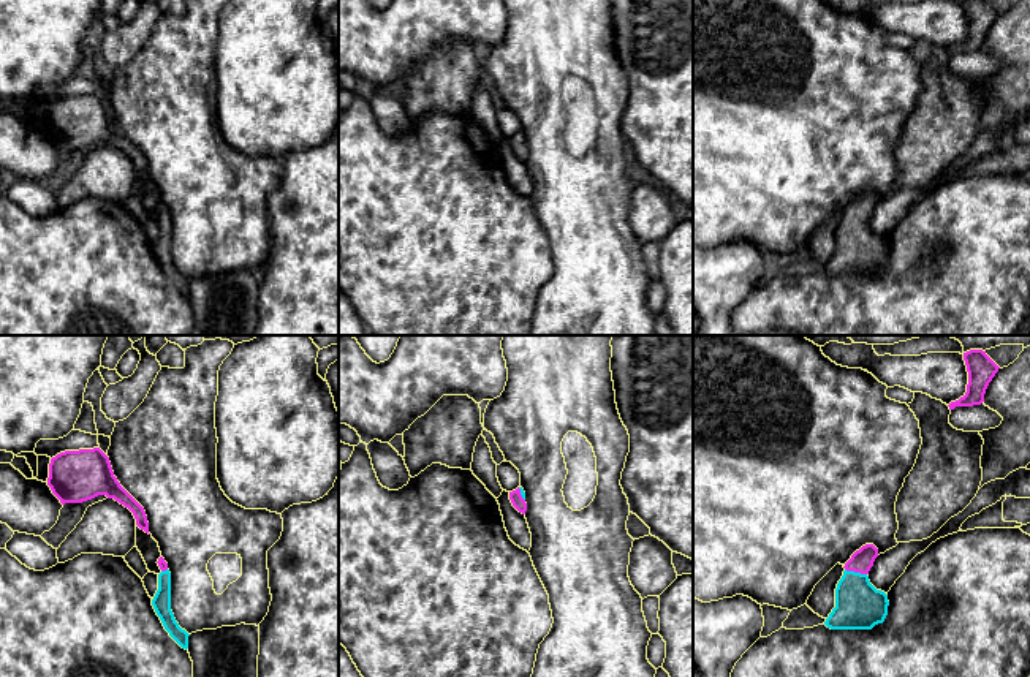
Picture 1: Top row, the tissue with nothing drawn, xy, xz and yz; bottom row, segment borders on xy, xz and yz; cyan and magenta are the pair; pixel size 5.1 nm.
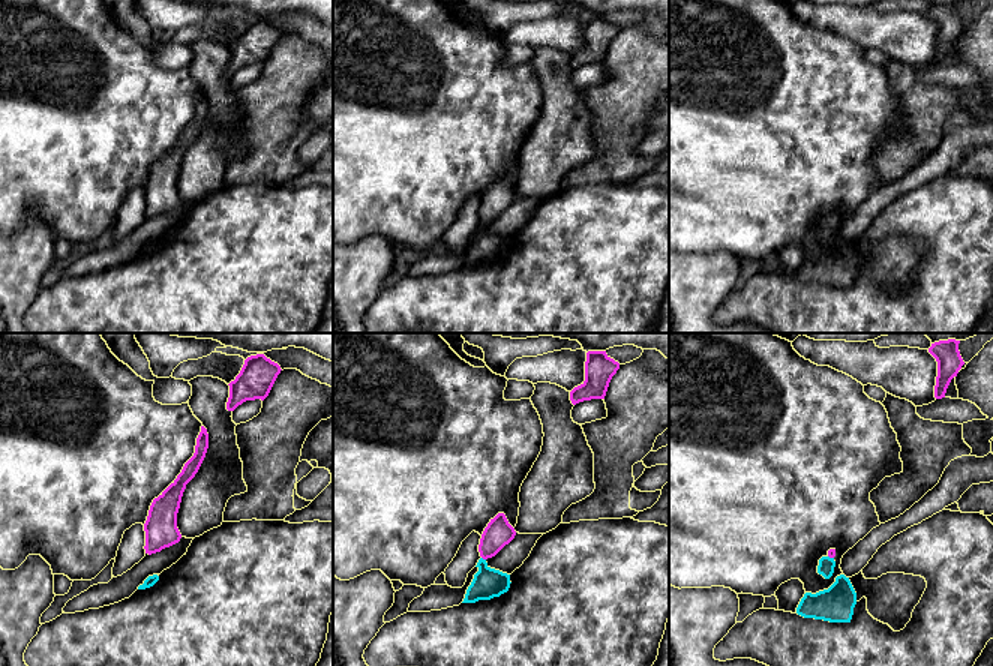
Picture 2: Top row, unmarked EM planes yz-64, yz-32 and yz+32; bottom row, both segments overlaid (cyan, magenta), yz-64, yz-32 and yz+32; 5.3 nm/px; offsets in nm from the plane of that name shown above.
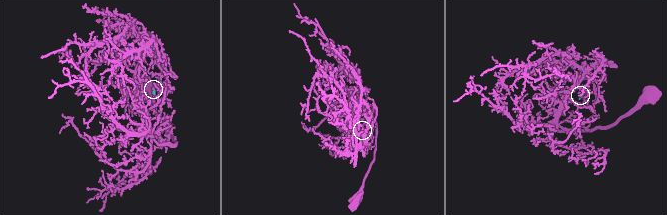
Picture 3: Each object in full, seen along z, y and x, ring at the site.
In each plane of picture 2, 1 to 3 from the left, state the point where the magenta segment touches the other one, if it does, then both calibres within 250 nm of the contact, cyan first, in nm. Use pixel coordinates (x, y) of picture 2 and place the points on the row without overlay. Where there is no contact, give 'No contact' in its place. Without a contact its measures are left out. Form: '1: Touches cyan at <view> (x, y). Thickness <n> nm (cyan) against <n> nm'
1: No contact
2: Touches cyan at yz-32 (482, 222). Thickness 160 nm (cyan) against 150 nm
3: Touches cyan at yz+32 (831, 222). Thickness 90 nm (cyan) against 50 nm

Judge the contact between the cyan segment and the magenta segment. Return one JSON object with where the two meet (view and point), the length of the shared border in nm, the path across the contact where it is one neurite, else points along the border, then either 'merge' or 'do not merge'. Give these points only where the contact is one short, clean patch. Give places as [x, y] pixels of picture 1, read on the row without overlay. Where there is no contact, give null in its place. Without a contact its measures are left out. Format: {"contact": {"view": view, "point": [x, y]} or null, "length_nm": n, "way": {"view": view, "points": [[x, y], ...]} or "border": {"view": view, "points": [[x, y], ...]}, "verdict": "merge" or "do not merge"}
{"contact": {"view": "yz", "point": [856, 219]}, "length_nm": 120, "way": {"view": "yz", "points": [[858, 250], [856, 219], [861, 206]]}, "verdict": "merge"}

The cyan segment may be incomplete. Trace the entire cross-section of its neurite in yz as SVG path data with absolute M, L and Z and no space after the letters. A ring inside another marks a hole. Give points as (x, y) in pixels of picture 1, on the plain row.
M873 190L856 196L845 209L845 217L835 234L835 253L824 270L831 275L872 275L888 261L888 240L869 226L869 217L878 202Z

